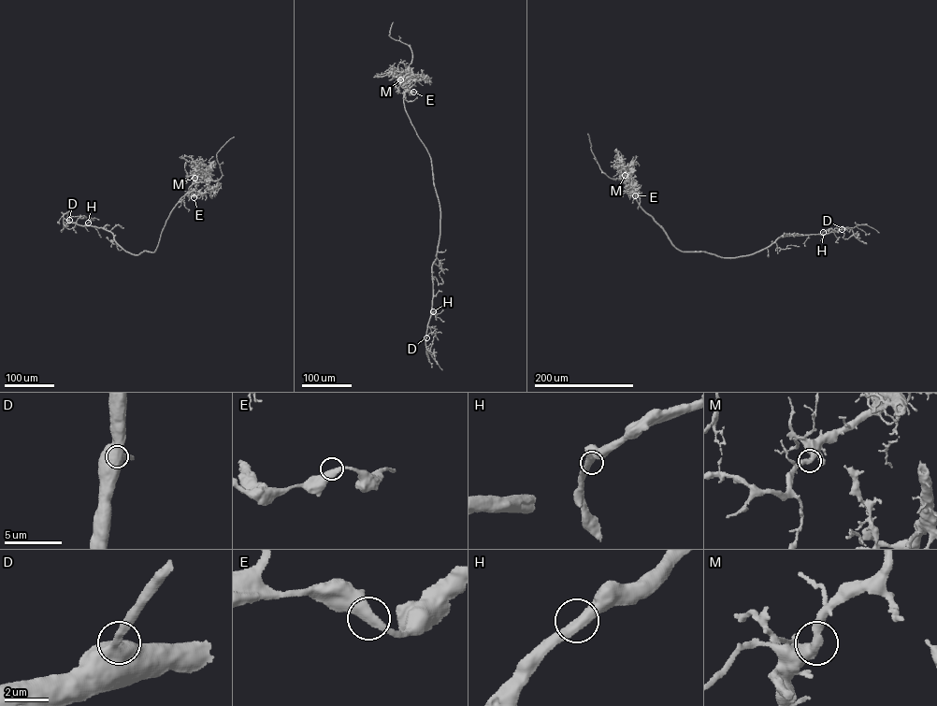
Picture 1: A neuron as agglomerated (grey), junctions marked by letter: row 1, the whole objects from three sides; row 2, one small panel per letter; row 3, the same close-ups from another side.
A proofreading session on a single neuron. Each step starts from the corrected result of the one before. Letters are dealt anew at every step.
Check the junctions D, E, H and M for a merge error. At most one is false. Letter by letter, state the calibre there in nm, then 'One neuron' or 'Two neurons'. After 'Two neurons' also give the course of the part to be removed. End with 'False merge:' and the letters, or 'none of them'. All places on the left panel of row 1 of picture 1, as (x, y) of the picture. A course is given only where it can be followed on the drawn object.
D: Thickness 440 nm. One neuron
E: Thickness 440 nm. One neuron
H: Thickness 480 nm. One neuron
M: Thickness 420 nm. One neuron
False merge: none of them

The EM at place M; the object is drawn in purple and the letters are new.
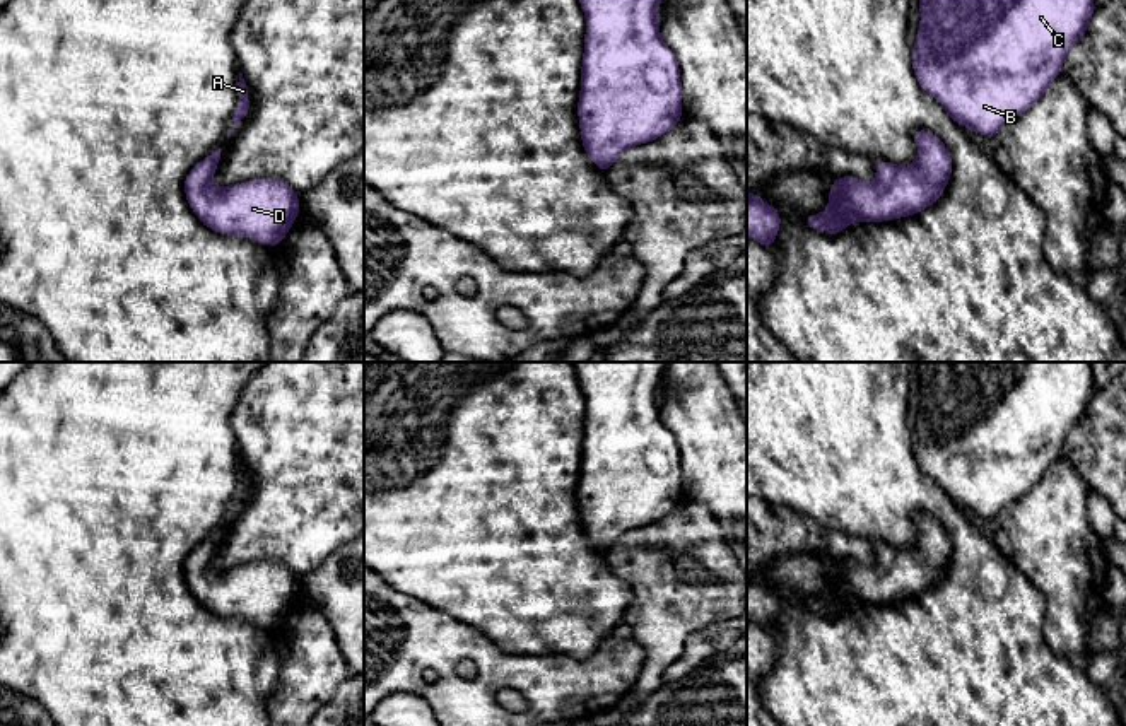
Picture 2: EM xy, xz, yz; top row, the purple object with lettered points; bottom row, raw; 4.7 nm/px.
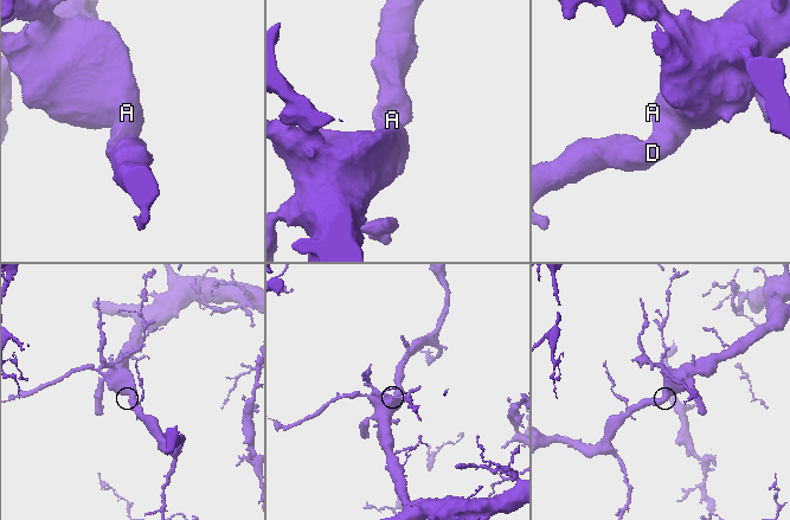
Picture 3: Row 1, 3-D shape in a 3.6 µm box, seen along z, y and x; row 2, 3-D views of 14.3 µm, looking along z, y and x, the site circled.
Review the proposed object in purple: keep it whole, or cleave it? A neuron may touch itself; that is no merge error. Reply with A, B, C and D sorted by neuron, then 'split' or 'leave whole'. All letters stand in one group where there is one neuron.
A B C D; leave whole

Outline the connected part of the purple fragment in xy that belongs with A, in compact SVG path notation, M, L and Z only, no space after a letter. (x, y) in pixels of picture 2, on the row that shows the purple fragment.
M239 72L239 82L238 82L238 85L239 85L239 104L238 104L238 108L236 108L236 111L234 111L234 116L232 116L232 120L234 120L234 128L236 128L236 125L238 125L241 120L244 120L244 118L248 116L248 111L249 111L248 85L246 85L246 82L244 82L241 72Z

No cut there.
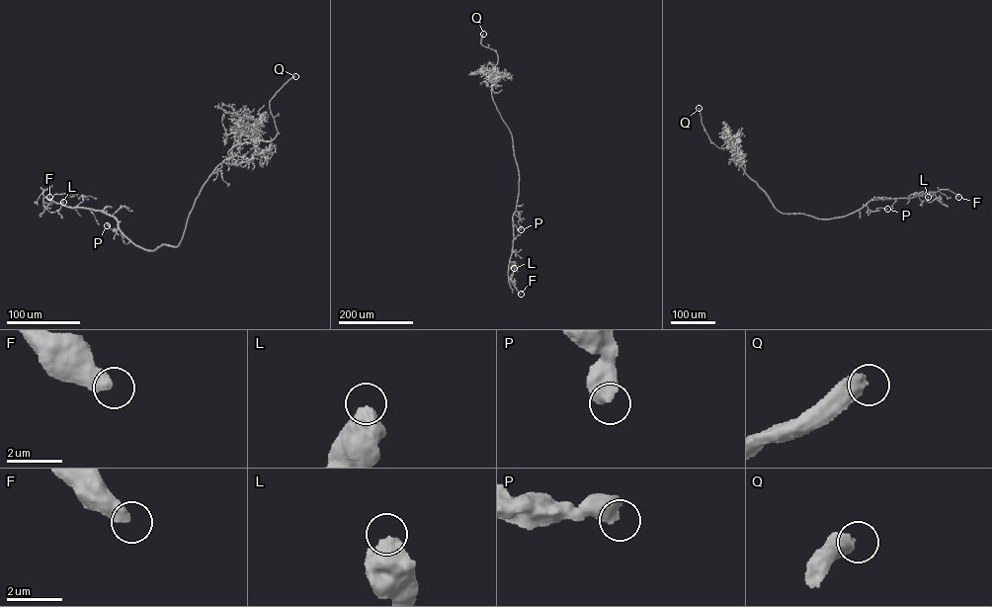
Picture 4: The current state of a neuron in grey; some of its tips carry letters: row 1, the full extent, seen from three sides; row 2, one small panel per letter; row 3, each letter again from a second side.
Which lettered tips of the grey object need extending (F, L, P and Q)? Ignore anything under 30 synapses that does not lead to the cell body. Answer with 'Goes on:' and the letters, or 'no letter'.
Goes on: Q

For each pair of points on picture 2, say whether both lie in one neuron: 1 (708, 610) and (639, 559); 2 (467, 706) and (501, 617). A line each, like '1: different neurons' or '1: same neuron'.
1: same neuron
2: different neurons

